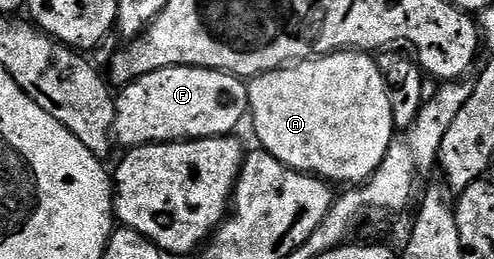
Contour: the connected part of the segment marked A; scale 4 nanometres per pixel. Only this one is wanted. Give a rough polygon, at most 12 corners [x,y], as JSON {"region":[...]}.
{"region":[[356,48],[248,83],[260,149],[364,184],[395,137]]}

